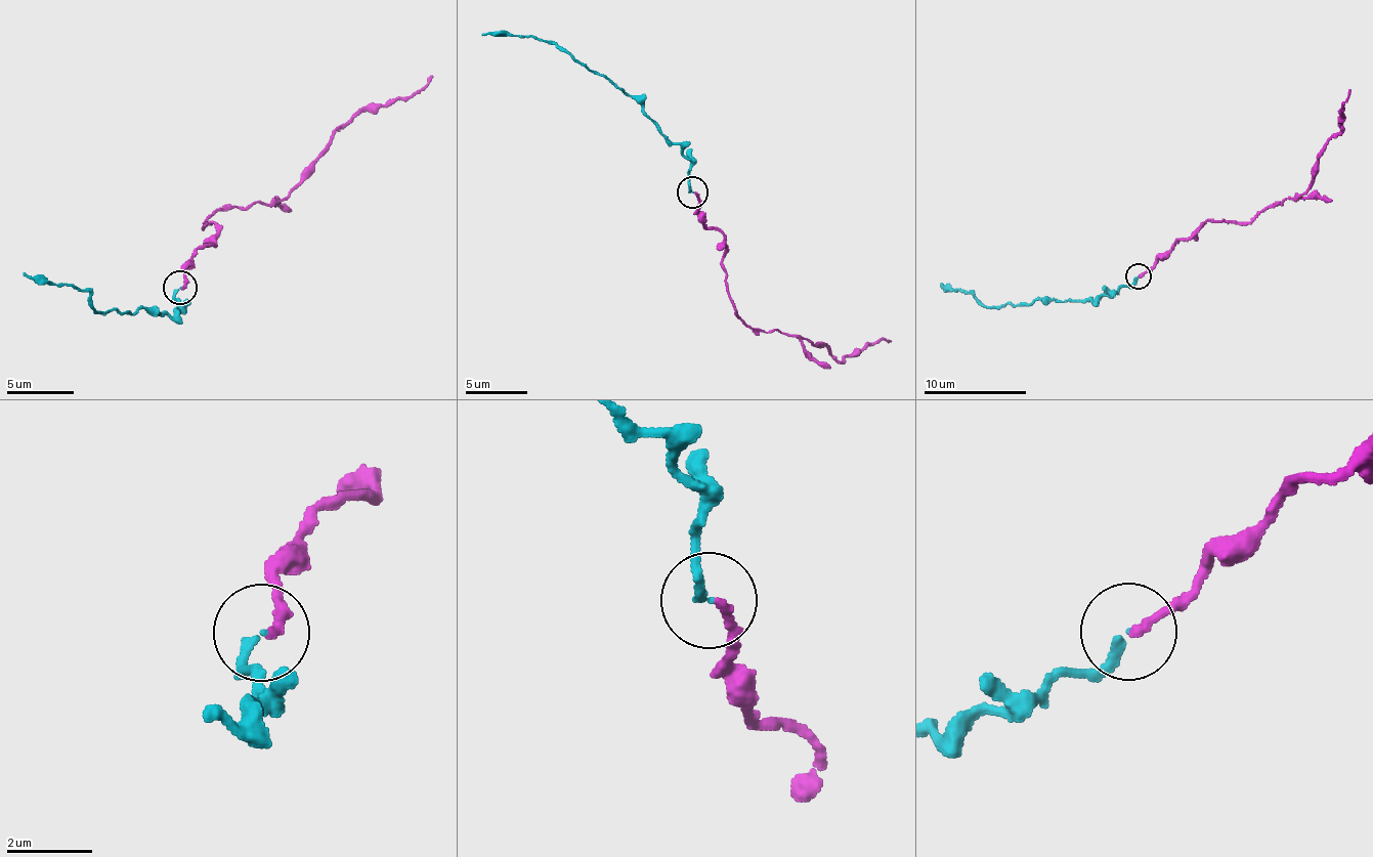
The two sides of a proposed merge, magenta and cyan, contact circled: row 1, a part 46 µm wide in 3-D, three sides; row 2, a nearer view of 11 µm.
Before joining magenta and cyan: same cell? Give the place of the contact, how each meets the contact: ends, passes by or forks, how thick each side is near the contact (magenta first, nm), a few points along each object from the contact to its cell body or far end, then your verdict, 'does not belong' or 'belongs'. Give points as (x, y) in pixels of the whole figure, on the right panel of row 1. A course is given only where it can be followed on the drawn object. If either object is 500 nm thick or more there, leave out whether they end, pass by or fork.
at (1138, 275); magenta ends there; cyan ends there; 190 nm thick on the magenta side, 190 nm on the other; magenta runs (1140, 276), (1208, 221), (1244, 221), (1303, 195), (1323, 143), (1344, 121), (1341, 110), (1349, 90); cyan runs (1139, 276), (1128, 287), (1096, 300), (1047, 298), (1023, 304), (987, 306), (958, 289), (945, 291), (941, 284); belongs

